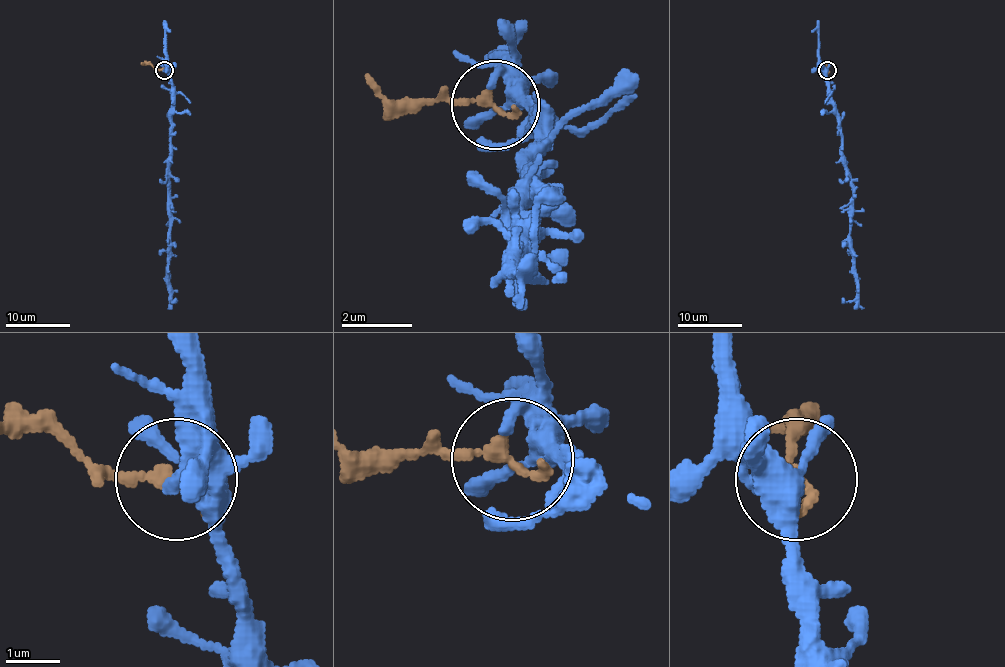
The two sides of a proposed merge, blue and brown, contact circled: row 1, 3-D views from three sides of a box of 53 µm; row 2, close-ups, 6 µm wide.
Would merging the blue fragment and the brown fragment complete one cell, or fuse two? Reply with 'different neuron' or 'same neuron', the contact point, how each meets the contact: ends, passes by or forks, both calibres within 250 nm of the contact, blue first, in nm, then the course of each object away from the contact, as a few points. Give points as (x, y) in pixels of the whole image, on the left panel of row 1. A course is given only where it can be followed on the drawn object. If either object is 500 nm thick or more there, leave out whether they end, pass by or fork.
different neuron | (164, 70) | blue forks | brown ends | 320/300 nm | blue via (165, 68), (171, 91), (170, 297), (173, 302), (176, 298) | brown via (165, 70), (141, 64)

